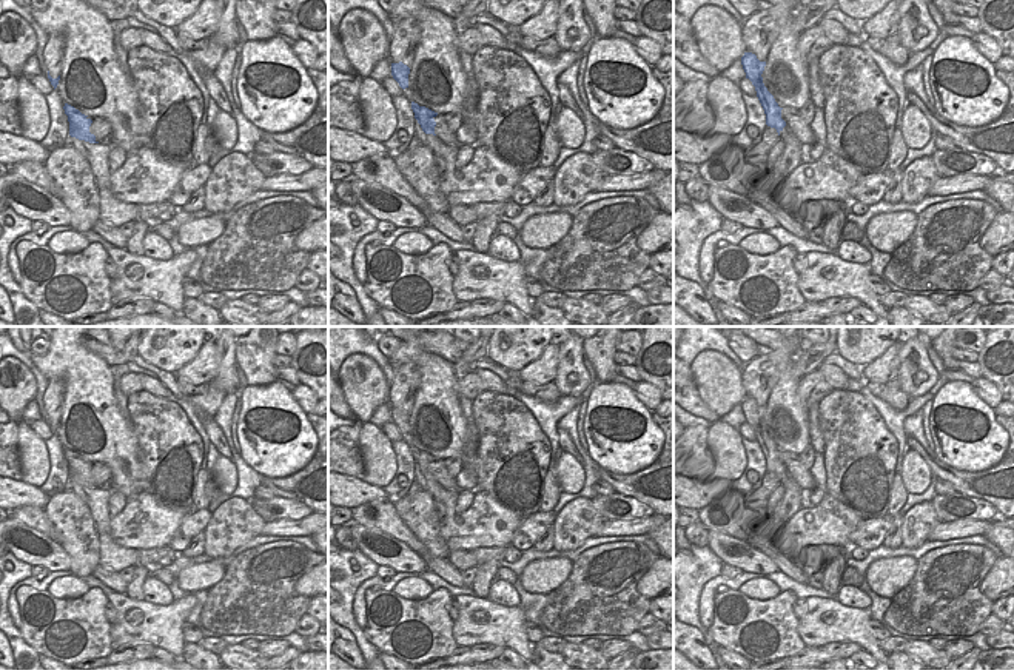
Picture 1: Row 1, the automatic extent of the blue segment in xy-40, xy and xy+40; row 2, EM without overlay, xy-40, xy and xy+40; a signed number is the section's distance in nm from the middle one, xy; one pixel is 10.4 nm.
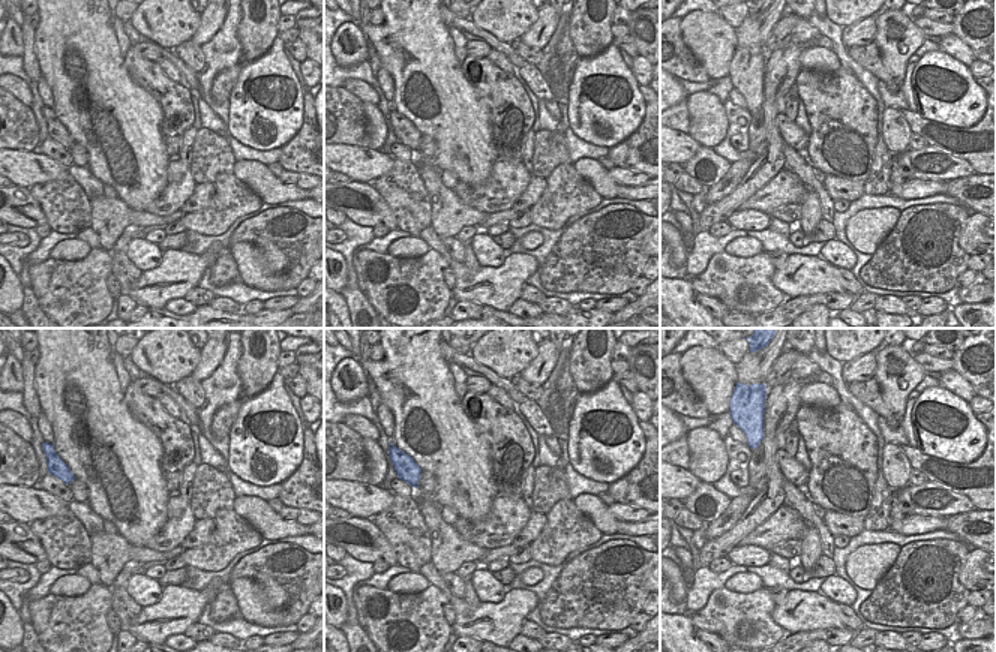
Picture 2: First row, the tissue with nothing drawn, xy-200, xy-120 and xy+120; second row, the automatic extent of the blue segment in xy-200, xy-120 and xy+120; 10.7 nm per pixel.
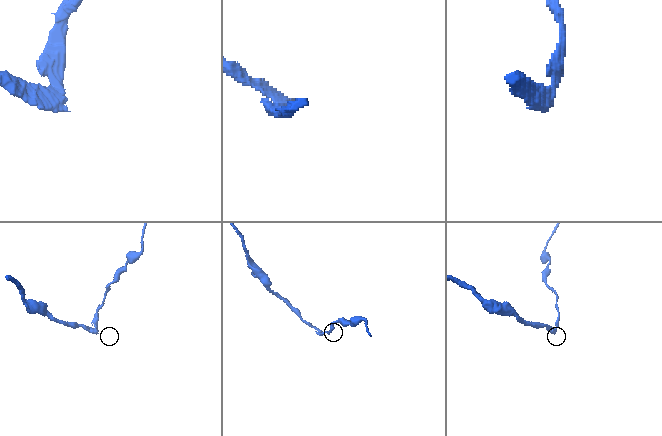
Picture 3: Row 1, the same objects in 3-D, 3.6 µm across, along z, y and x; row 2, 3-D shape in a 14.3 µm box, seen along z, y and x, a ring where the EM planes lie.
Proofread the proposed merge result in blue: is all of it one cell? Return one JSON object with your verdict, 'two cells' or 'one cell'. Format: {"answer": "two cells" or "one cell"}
{"answer": "two cells"}

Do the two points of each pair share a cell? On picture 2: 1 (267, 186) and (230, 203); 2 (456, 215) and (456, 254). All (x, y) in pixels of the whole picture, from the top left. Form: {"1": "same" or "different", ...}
{"1": "different", "2": "different"}

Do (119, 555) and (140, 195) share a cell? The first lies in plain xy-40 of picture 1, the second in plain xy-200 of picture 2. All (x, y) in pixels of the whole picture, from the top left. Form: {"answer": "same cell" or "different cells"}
{"answer": "different cells"}

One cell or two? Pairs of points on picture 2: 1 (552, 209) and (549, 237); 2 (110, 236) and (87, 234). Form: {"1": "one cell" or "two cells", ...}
{"1": "two cells", "2": "two cells"}

